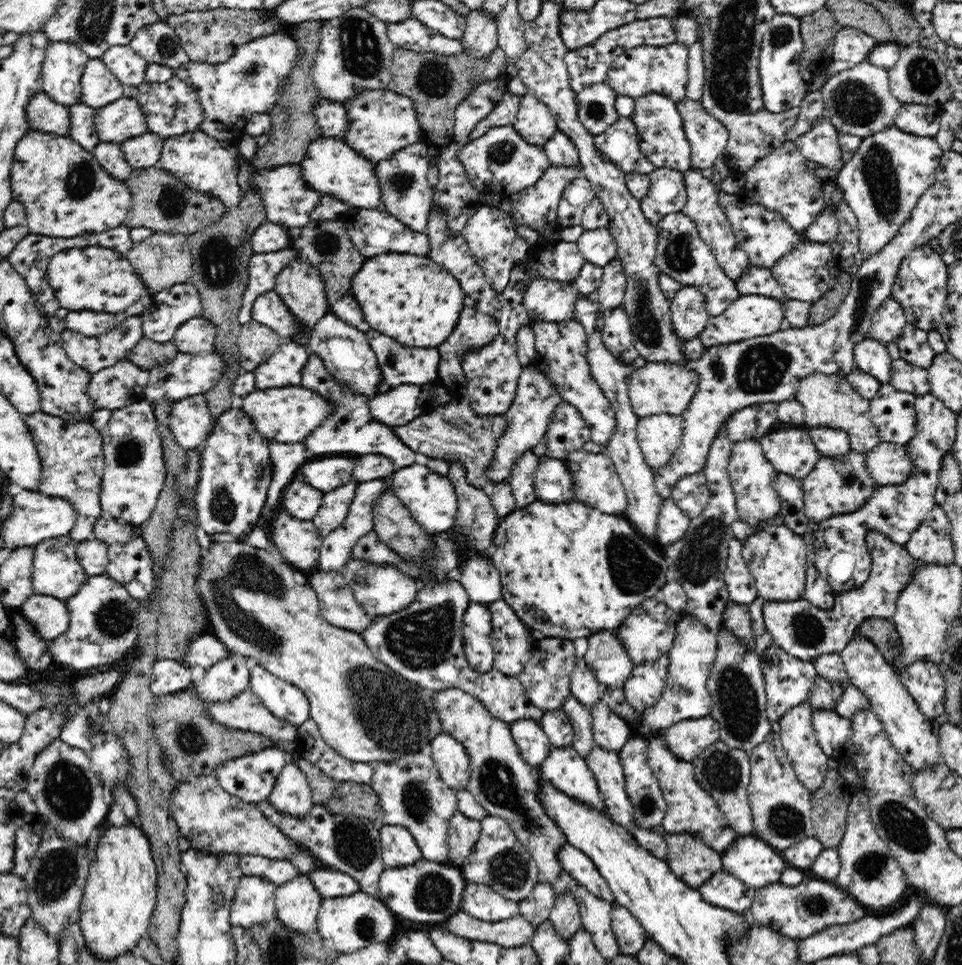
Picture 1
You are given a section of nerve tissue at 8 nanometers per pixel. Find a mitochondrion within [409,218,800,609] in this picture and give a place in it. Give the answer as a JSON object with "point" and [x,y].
{"point":[699,559]}

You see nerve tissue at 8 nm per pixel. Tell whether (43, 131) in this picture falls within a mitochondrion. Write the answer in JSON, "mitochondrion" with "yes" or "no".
{"mitochondrion":"no"}

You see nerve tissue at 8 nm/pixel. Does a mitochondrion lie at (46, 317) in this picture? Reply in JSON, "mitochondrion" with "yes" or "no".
{"mitochondrion":"no"}

